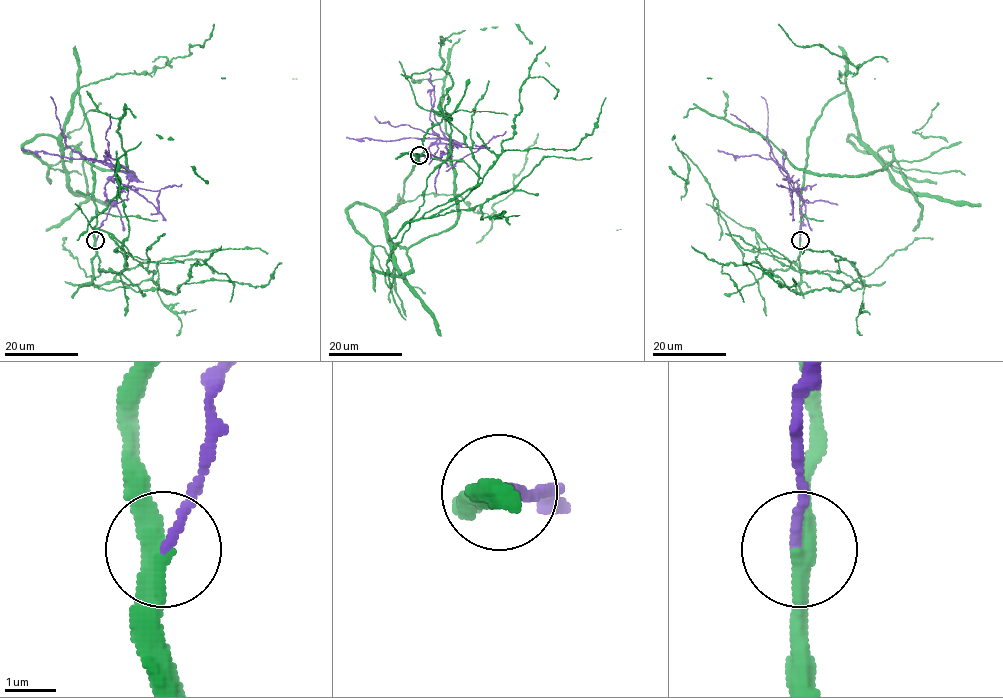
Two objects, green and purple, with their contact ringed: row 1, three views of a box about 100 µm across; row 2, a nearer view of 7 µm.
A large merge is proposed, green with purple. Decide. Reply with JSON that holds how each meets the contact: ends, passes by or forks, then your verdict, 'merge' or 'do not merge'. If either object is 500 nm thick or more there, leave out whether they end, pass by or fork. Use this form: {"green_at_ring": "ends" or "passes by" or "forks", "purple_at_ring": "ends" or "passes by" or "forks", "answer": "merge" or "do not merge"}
{"green_at_ring": "passes by", "purple_at_ring": "ends", "answer": "do not merge"}

